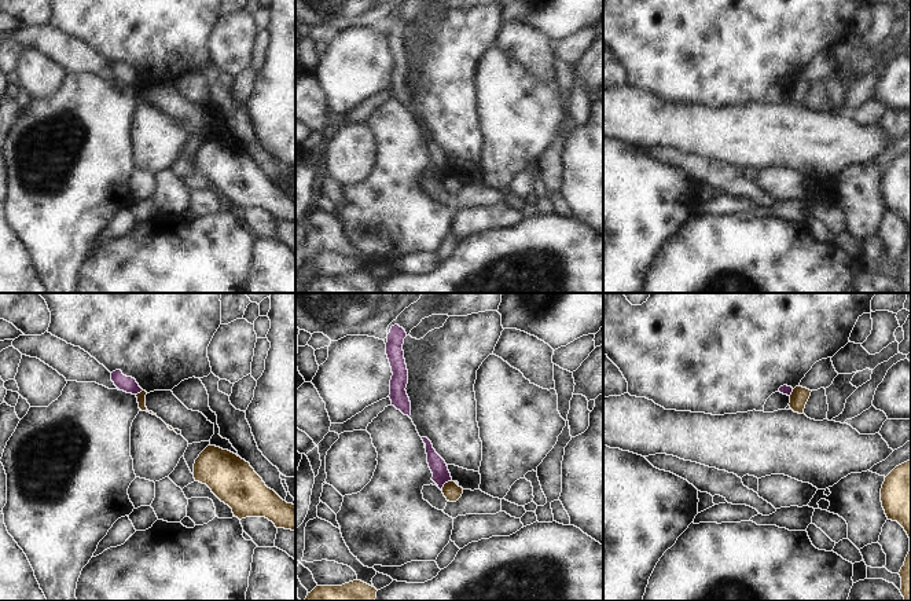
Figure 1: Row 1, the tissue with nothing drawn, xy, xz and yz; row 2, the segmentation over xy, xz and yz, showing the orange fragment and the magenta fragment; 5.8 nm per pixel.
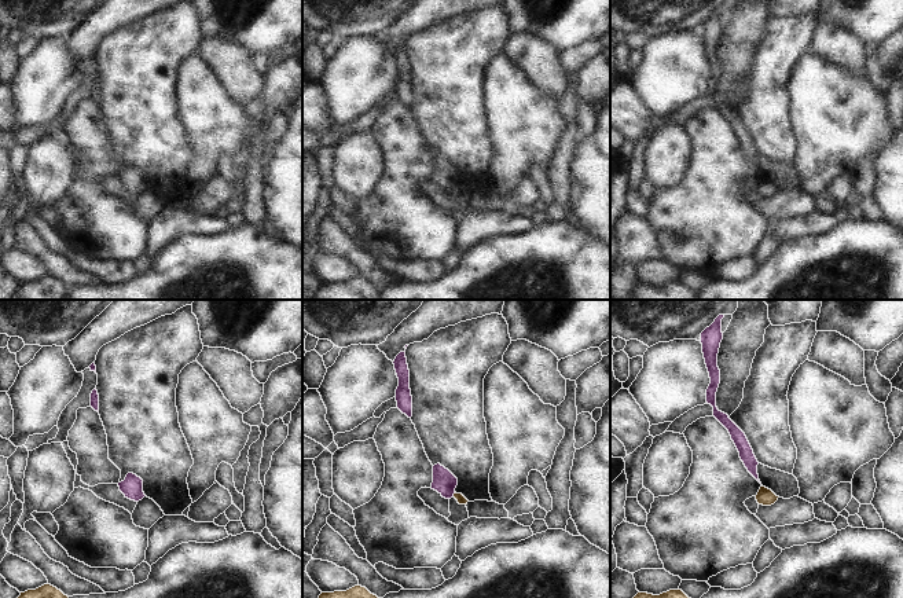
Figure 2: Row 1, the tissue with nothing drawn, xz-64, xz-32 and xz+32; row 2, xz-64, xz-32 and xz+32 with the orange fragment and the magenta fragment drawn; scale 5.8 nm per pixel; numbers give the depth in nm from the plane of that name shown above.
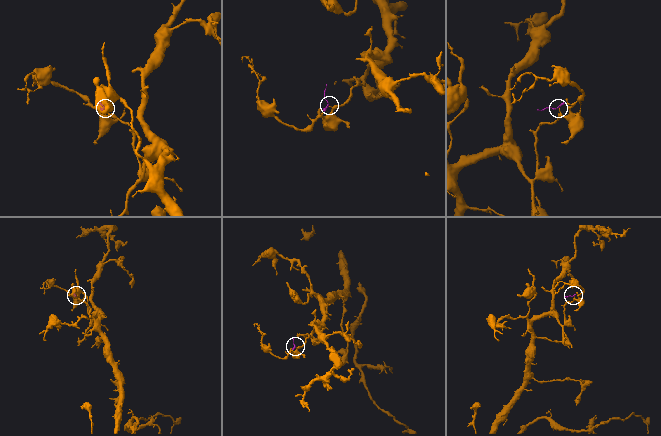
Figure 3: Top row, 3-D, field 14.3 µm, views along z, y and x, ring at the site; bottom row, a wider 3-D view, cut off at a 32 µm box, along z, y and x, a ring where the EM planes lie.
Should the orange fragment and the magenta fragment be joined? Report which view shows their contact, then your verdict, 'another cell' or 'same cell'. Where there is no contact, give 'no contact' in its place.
xz | another cell

